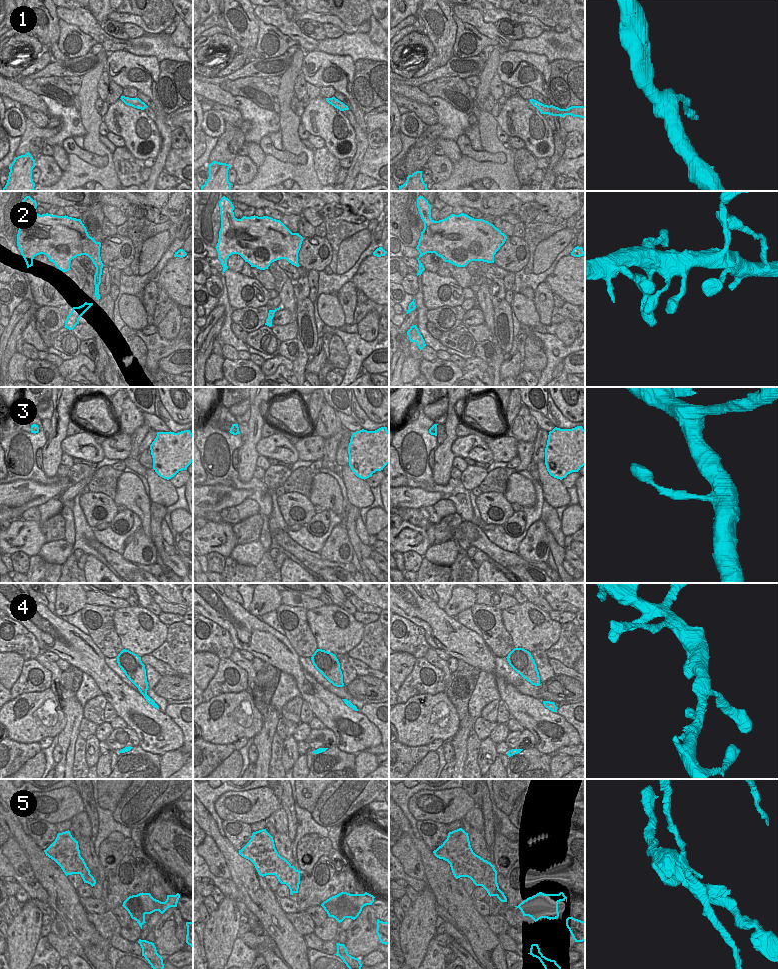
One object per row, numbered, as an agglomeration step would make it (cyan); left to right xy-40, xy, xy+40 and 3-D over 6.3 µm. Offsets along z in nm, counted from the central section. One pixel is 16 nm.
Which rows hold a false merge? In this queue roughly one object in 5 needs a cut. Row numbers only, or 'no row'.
5

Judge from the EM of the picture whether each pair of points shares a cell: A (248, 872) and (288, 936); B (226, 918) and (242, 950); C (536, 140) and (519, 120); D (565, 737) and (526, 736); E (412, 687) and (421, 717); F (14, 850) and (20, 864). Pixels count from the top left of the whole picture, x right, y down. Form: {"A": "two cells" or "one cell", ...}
{"A": "one cell", "B": "two cells", "C": "one cell", "D": "two cells", "E": "two cells", "F": "one cell"}

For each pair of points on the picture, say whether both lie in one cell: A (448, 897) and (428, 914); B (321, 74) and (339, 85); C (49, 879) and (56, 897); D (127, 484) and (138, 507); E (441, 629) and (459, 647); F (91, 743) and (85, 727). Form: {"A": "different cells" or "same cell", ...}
{"A": "different cells", "B": "same cell", "C": "same cell", "D": "same cell", "E": "same cell", "F": "different cells"}

